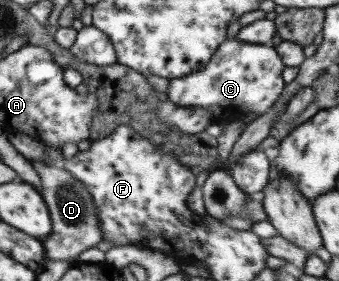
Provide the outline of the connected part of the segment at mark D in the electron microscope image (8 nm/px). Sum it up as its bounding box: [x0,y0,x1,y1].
[30,159,101,260]

